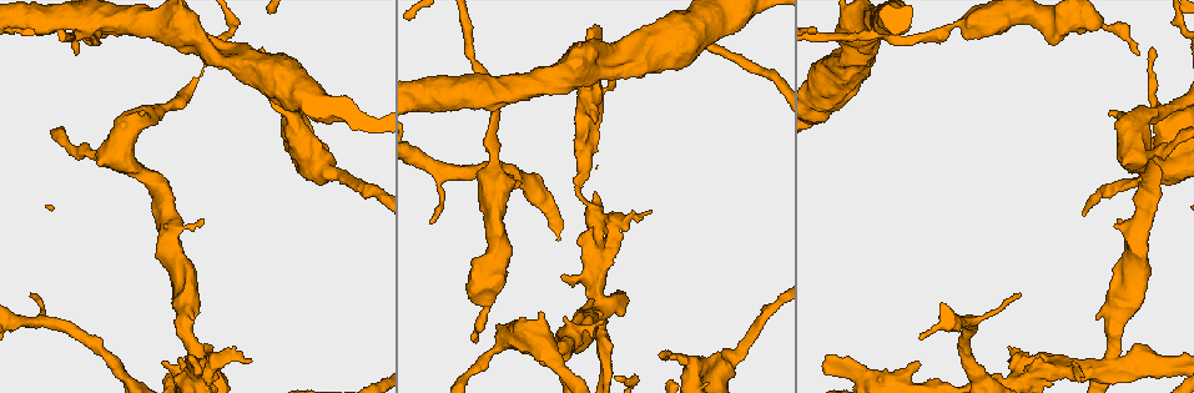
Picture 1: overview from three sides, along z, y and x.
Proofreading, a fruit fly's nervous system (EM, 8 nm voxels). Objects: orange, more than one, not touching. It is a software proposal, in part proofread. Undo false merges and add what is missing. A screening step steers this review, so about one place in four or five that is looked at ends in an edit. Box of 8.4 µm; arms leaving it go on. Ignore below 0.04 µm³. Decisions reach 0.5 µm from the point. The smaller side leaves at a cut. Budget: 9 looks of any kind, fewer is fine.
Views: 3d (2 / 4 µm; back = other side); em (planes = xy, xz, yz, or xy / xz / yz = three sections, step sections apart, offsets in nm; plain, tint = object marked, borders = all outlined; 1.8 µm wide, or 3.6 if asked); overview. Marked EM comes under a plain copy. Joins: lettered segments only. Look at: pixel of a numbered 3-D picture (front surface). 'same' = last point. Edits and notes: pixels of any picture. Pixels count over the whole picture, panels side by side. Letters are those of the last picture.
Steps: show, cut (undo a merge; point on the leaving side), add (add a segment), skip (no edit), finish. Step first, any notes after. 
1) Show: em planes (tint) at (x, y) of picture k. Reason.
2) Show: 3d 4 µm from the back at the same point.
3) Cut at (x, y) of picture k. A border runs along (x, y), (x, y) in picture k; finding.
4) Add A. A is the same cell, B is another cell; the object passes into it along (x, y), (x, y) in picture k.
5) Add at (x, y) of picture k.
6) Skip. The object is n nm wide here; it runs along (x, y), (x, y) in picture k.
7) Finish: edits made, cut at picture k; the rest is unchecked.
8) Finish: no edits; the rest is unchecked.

Show: 3d 4 µm at (1107, 365) of picture 1. Narrows sharply.

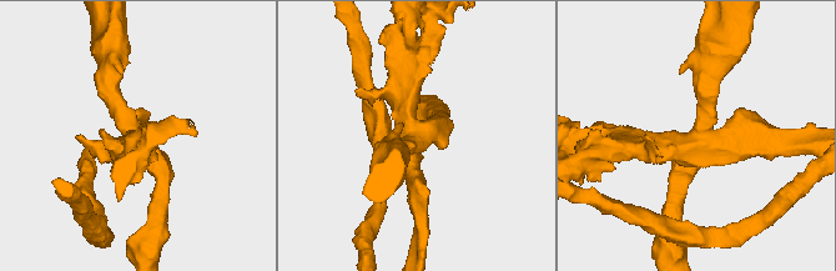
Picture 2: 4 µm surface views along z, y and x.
Show: em planes (borders) at (414, 142) of picture 2. 4 arms meet here.

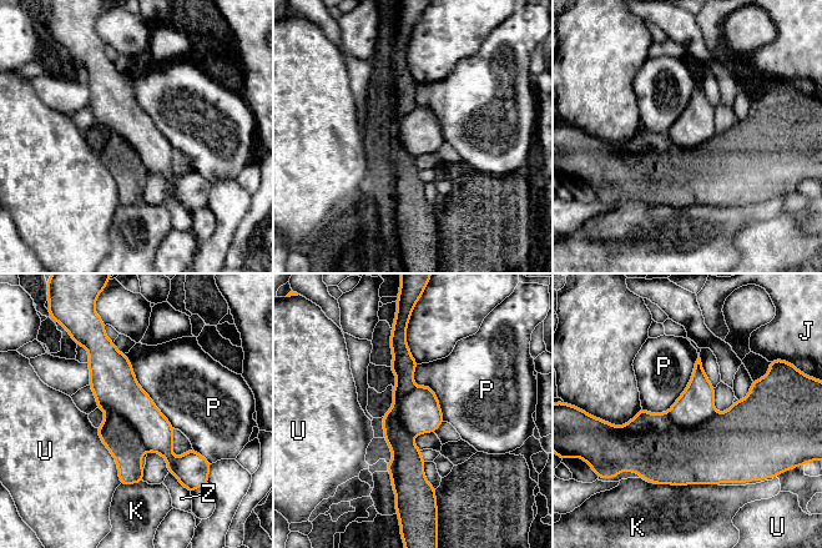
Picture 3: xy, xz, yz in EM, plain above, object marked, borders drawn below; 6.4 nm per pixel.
Cut at (120, 437) of picture 3. The object is 300 nm wide here; J, K, P, U and Z are other cells; a border runs along (106, 412), (122, 416), (149, 451) in picture 3; a second neuron is stuck on.

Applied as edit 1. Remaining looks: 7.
Show: overview.

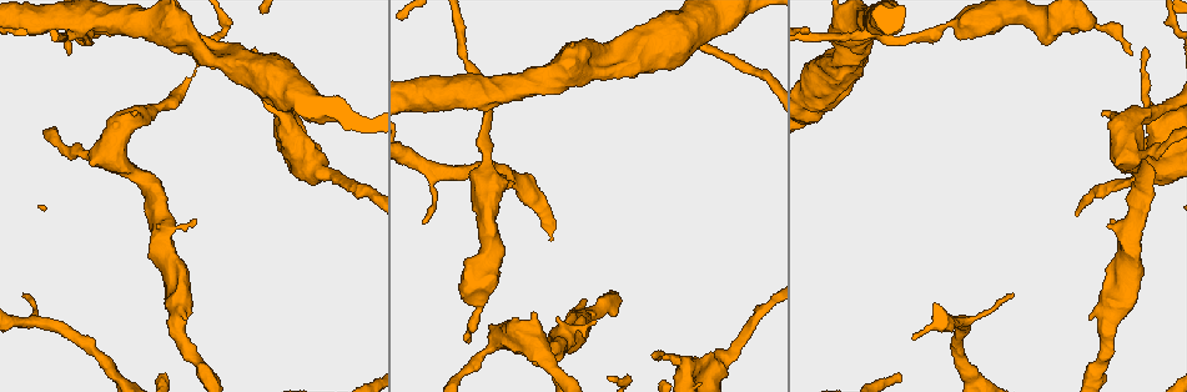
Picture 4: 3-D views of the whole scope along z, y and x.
Show: em xz step 8 (tint) at (469, 70) of picture 4. Thin arm on a thick one.

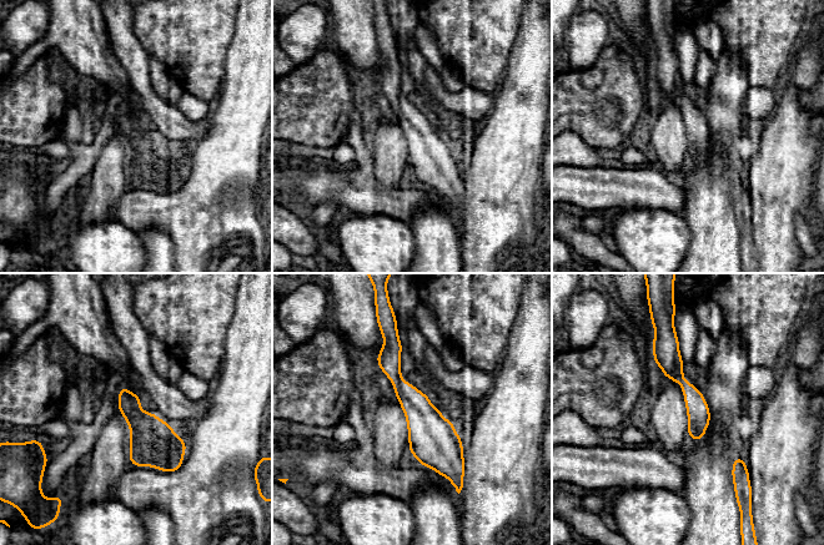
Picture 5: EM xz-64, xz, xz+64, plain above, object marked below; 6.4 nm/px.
Show: em planes (tint) at the same point. Another direction.

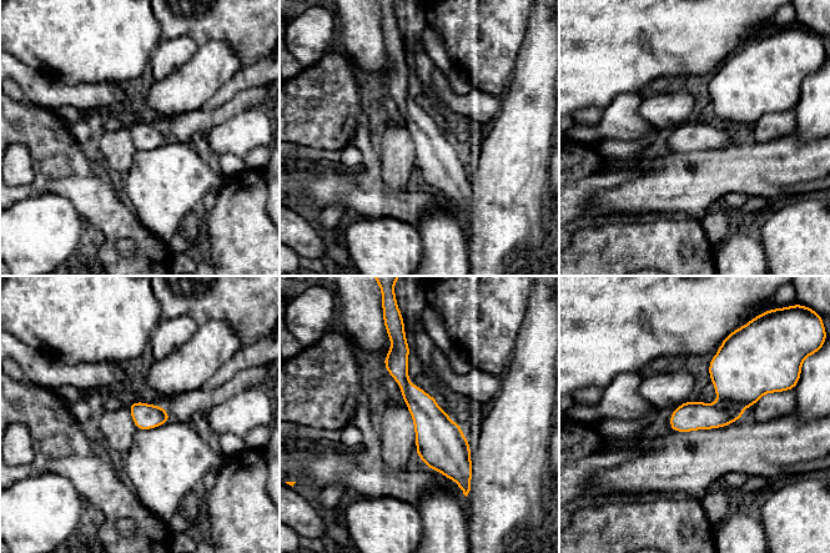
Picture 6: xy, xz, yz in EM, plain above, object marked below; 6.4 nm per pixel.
Show: em planes (borders) at the same point.

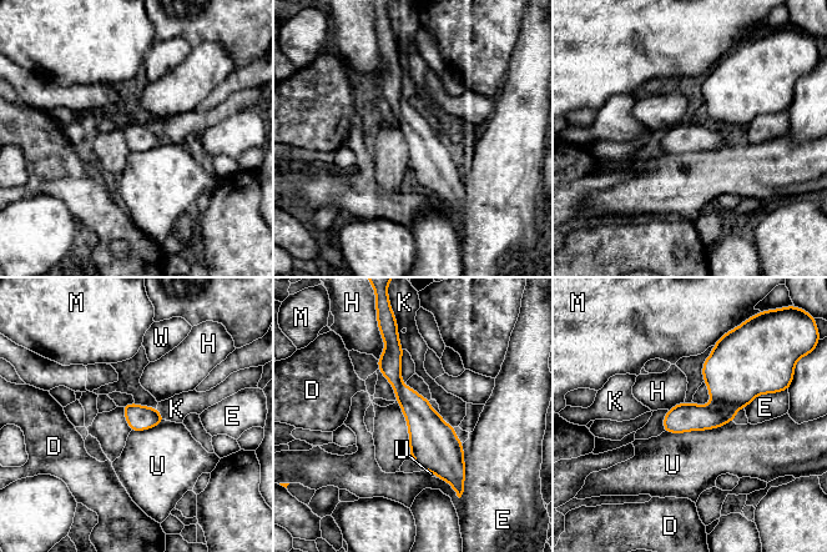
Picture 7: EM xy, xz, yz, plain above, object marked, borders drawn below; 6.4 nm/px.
Cut at (689, 417) of picture 7. D, E, H, K, M, U and W are other cells; a second neuron is stuck on.

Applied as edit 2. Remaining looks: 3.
Finish: edits made, cut at picture 3, cut at picture 7; the rest is unchecked.

